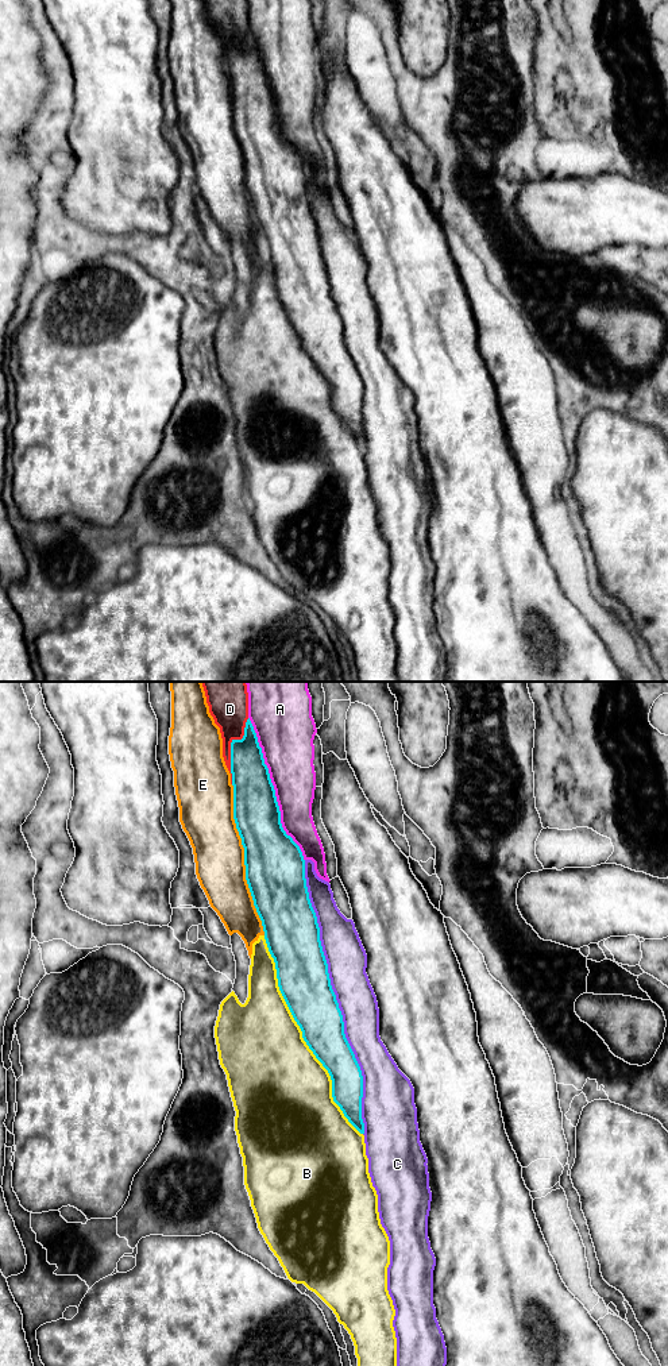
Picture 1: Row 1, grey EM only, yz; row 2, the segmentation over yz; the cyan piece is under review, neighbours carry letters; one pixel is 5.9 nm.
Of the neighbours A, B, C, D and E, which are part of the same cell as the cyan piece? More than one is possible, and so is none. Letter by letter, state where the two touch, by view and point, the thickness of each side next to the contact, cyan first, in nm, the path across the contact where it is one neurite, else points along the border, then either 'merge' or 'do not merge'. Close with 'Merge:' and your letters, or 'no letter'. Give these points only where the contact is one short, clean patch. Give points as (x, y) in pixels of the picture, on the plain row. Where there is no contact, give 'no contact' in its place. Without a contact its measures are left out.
A: yz (273, 97) | 280/300 nm | do not merge
B: yz (302, 344) | 280/500 nm | do not merge
C: yz (335, 307) | 300/240 nm | do not merge
D: yz (231, 57) | 220/220 nm | do not merge
E: yz (244, 169) | 360/300 nm | do not merge
Merge: no letter

